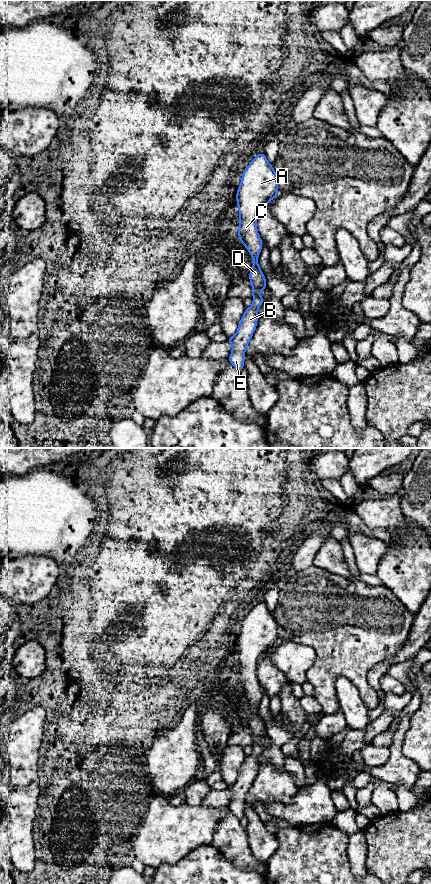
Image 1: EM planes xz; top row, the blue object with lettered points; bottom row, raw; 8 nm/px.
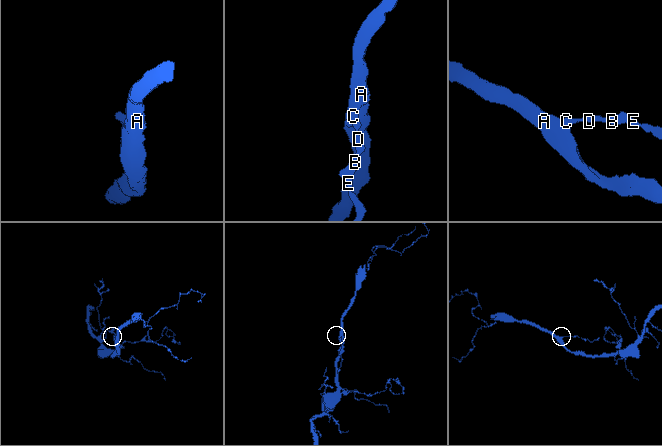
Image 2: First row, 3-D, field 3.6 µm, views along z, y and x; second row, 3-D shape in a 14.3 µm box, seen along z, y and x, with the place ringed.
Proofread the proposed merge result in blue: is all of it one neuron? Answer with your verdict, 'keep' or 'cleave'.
keep

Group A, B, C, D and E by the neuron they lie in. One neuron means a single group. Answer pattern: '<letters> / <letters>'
A B C D E

